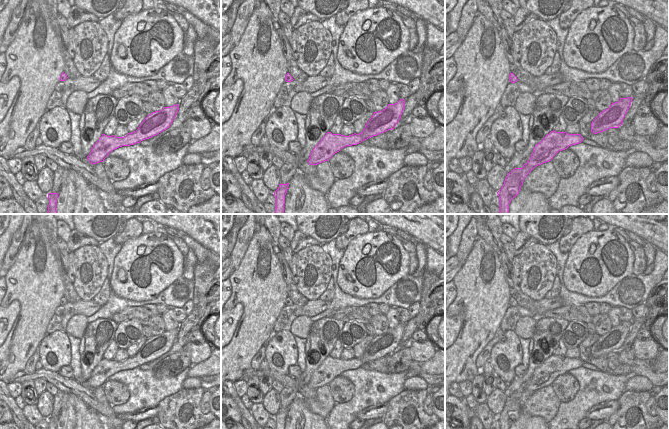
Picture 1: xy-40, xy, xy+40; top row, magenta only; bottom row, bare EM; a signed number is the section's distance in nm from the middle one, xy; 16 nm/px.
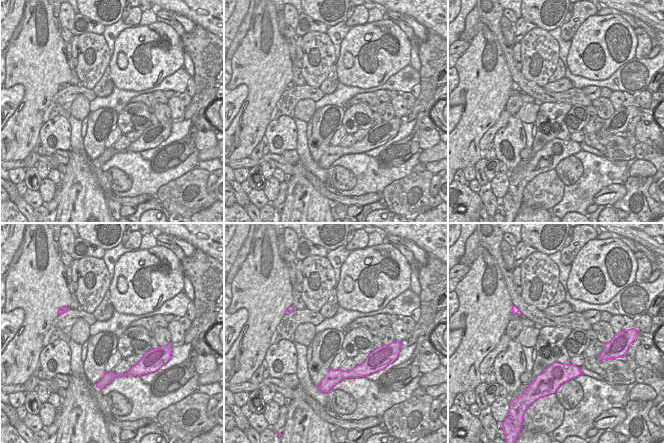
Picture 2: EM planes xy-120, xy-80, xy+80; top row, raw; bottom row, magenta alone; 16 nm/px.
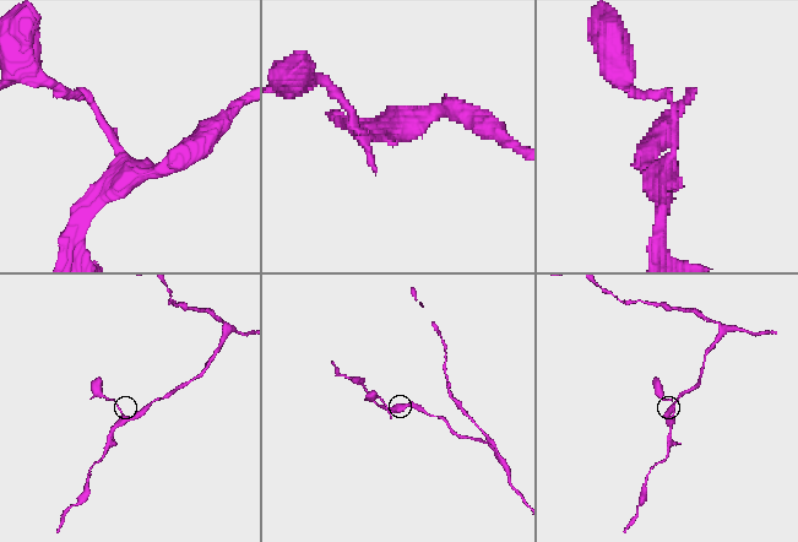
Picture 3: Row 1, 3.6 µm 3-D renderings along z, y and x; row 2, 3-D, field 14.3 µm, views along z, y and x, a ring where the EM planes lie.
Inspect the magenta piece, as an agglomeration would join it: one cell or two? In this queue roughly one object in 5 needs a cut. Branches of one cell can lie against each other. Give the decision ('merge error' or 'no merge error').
no merge error

